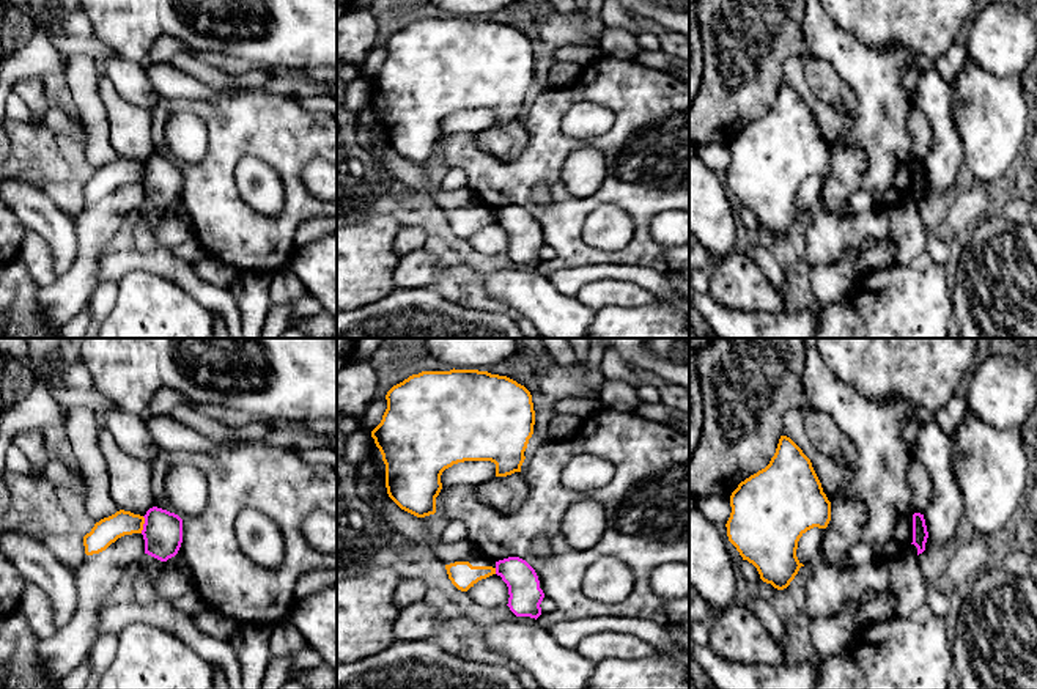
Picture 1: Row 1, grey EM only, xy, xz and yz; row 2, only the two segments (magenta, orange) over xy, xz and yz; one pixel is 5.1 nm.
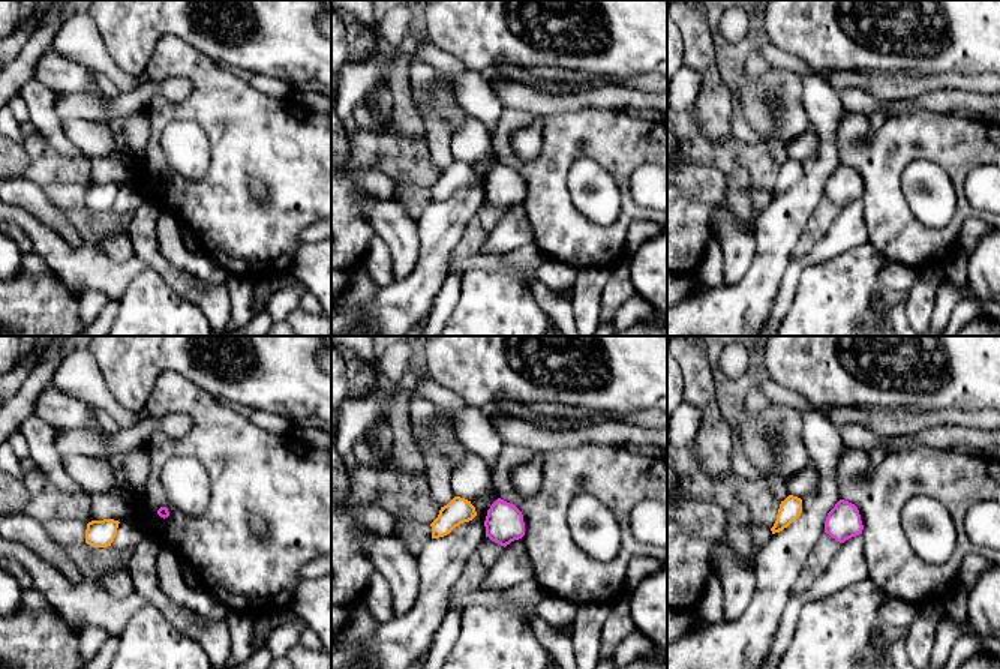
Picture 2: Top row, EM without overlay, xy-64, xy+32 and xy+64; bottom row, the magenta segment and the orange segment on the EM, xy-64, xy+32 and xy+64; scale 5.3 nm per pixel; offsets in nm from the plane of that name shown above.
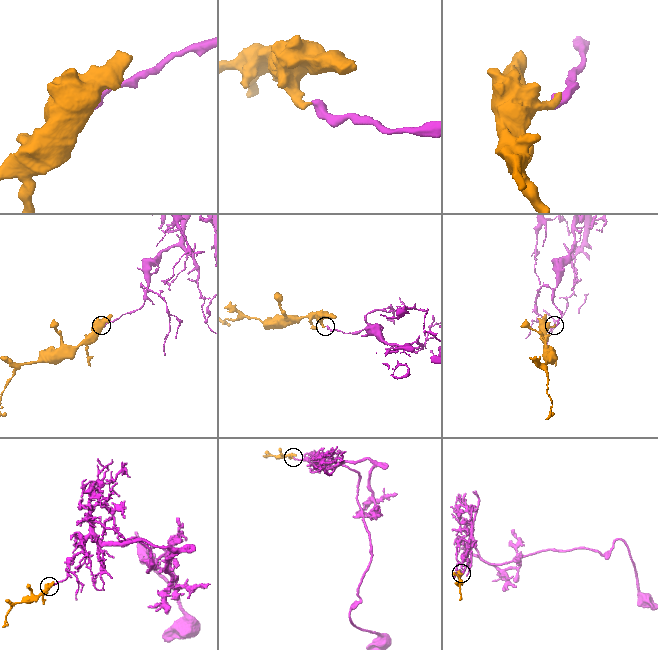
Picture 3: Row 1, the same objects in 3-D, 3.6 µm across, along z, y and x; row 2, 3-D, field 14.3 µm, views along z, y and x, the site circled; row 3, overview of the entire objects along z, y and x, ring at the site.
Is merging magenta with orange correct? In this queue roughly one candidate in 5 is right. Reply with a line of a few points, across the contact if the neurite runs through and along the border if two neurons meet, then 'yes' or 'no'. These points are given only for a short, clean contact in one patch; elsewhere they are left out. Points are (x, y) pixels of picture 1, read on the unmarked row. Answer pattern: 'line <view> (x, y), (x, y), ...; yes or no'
line xy (143, 164), (143, 176), (140, 180); no

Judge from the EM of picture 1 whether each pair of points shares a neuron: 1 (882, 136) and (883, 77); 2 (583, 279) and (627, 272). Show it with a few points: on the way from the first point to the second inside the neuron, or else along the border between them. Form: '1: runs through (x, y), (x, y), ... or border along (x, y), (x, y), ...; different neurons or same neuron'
1: runs through (880, 121), (880, 92); same neuron
2: runs through (594, 272), (616, 272); same neuron

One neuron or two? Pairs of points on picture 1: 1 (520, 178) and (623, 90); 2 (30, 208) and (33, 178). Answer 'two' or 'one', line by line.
1: one
2: two

